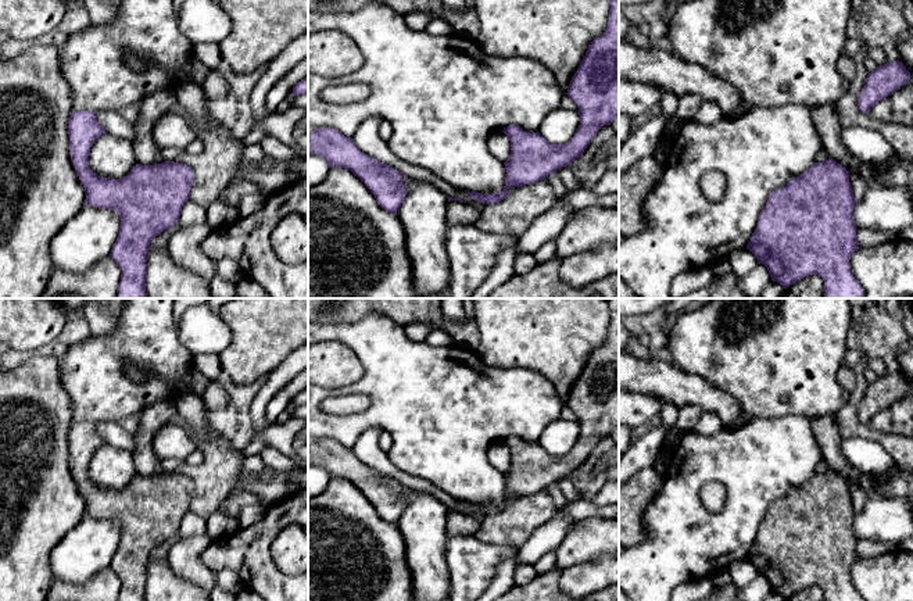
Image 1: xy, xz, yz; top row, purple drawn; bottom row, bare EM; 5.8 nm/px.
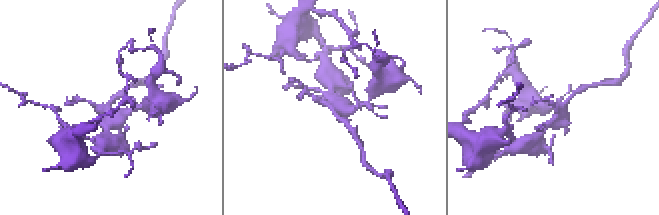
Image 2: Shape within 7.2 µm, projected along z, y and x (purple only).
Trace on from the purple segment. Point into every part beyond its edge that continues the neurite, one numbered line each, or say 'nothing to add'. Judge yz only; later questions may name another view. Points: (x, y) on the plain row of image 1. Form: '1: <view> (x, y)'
nothing to add

